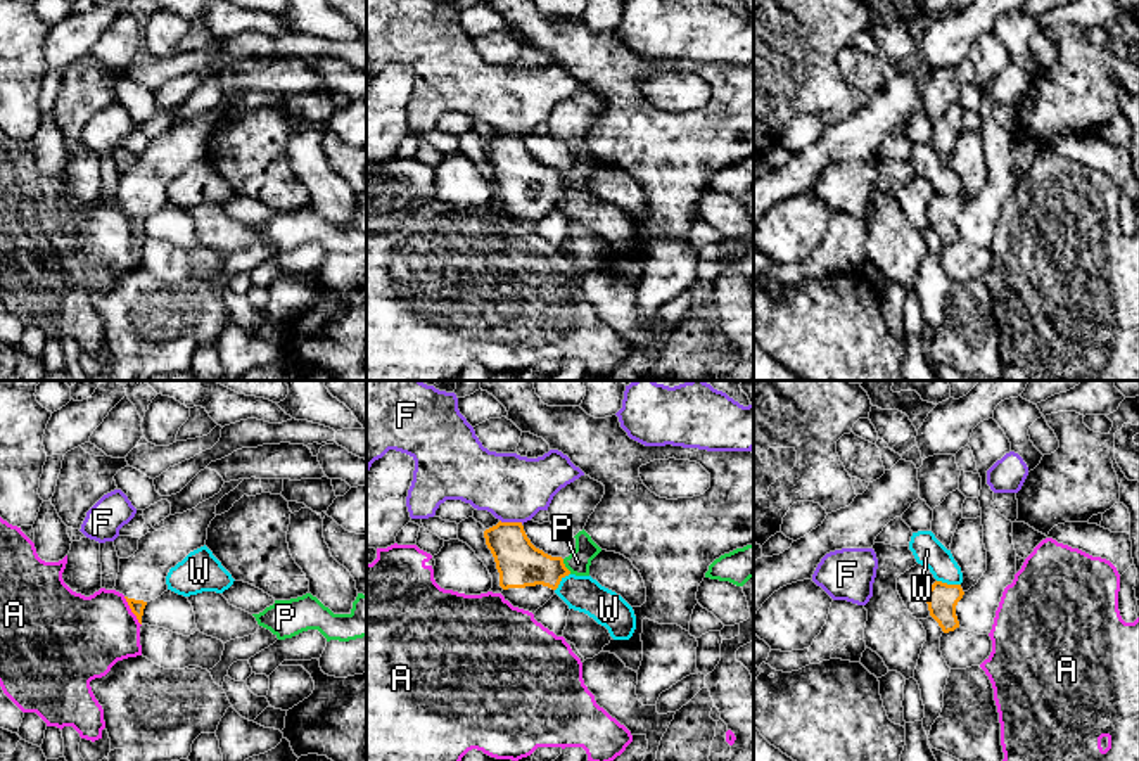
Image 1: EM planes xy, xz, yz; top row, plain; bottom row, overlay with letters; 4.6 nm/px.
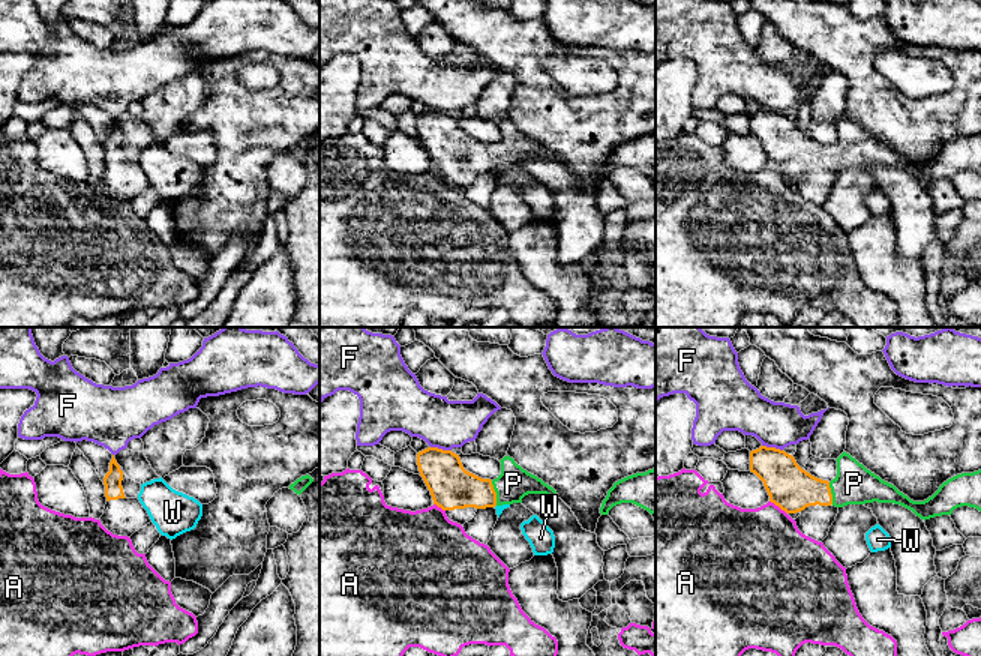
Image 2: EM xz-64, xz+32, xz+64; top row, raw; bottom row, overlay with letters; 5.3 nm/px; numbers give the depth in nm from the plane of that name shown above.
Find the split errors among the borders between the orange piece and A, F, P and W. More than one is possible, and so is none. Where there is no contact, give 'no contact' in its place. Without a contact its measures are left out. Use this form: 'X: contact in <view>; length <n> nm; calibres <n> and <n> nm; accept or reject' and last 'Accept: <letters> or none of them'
A: contact in xy; length 160 nm; calibres 70 and 380 nm; reject
F: contact in xz; length 110 nm; calibres 220 and 320 nm; reject
P: contact in xz; length 80 nm; calibres 220 and 110 nm; accept
W: contact in yz; length 110 nm; calibres 140 and 140 nm; reject
Accept: P

